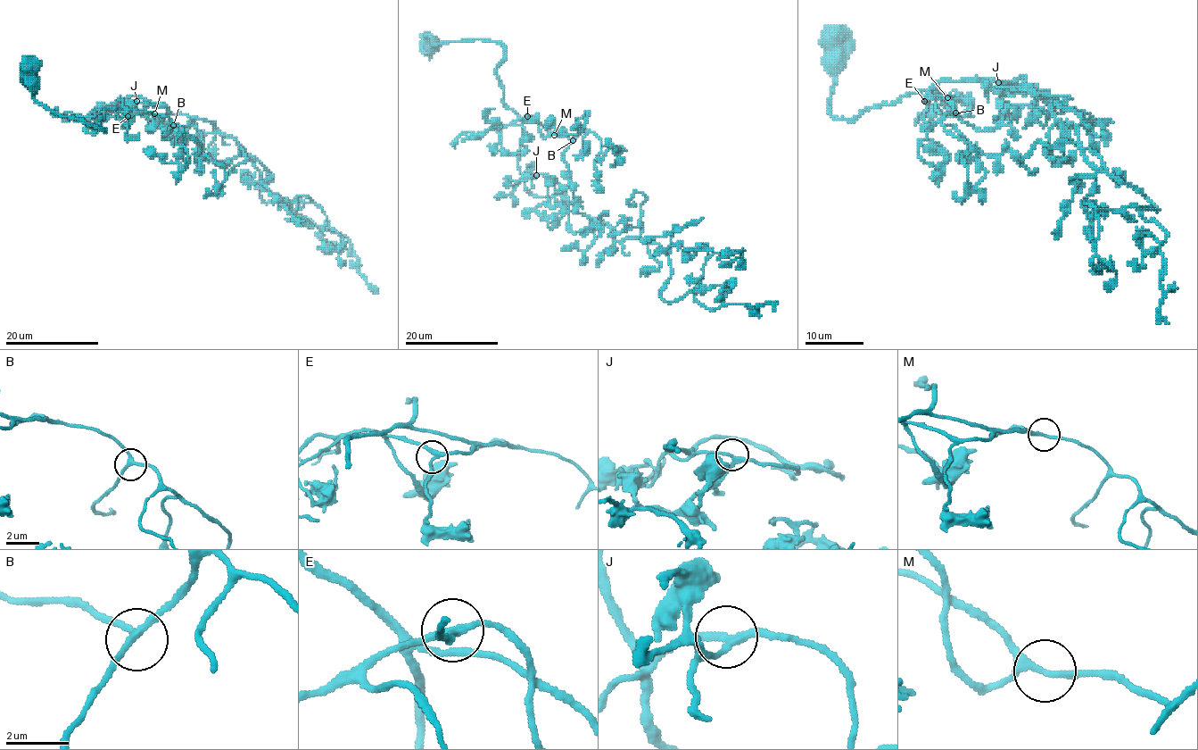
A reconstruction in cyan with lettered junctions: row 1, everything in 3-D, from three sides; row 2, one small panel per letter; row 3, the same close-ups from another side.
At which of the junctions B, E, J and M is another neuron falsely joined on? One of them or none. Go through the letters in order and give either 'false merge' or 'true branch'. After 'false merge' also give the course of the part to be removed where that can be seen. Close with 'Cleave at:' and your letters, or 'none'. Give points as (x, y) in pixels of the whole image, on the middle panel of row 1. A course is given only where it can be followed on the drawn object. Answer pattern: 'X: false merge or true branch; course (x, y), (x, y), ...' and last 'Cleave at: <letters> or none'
B: true branch
E: true branch
J: true branch
M: true branch
Cleave at: none

